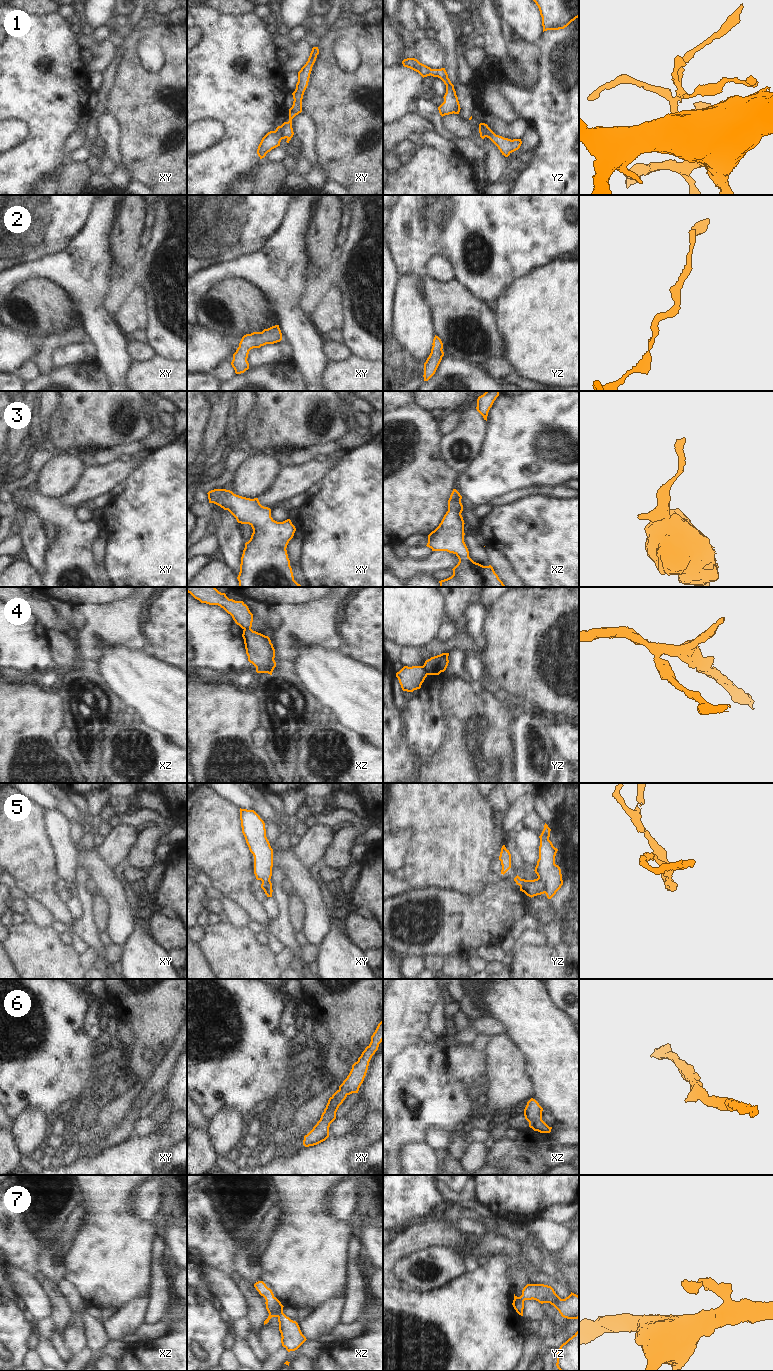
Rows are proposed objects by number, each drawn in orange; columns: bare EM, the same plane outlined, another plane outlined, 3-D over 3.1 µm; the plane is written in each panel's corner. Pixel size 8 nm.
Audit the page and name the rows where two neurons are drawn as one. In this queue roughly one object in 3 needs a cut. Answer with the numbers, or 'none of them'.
1, 4, 5

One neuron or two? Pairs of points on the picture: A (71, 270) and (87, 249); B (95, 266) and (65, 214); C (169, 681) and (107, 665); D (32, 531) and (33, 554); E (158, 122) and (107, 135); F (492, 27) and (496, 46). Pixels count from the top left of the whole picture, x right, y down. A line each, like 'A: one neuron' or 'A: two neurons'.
A: one neuron
B: two neurons
C: one neuron
D: one neuron
E: two neurons
F: one neuron

